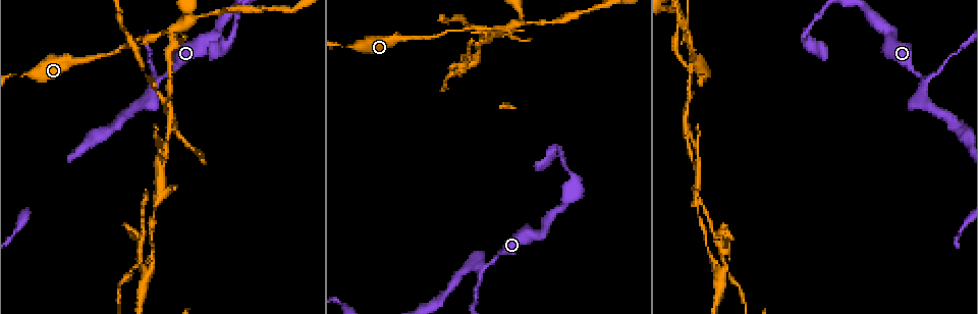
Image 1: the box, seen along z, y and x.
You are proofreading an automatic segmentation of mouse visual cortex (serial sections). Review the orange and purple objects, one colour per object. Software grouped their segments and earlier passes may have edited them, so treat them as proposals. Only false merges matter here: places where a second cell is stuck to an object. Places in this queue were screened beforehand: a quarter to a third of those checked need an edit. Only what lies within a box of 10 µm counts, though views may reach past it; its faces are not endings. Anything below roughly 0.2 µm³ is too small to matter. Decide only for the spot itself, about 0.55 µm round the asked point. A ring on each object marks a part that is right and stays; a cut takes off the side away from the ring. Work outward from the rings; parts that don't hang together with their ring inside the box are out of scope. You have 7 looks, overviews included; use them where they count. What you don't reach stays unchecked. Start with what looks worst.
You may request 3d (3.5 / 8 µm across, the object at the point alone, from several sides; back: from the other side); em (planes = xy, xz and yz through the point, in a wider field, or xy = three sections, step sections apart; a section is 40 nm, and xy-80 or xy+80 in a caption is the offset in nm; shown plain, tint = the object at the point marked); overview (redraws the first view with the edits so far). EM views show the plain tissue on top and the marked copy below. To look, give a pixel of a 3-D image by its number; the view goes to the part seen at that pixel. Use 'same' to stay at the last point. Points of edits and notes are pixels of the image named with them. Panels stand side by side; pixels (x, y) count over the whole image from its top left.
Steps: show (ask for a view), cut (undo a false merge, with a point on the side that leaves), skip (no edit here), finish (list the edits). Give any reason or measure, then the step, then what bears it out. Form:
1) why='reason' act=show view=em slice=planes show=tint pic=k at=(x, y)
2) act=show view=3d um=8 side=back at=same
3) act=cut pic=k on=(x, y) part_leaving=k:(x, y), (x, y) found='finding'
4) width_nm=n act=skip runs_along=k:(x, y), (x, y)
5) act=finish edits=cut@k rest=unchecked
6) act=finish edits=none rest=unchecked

why='three-way junction' act=show view=3d um=3.5 pic=1 at=(161, 77)

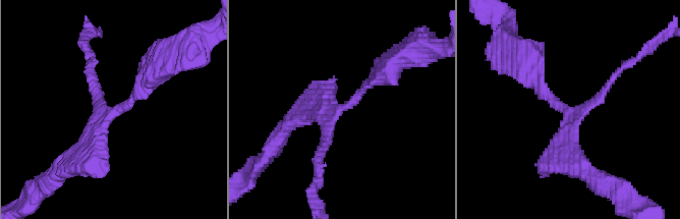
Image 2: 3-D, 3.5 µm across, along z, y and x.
arms=3 arm_widths_nm=150,200,250 act=show view=em slice=xy step=3 show=tint pic=2 at=(341, 106)

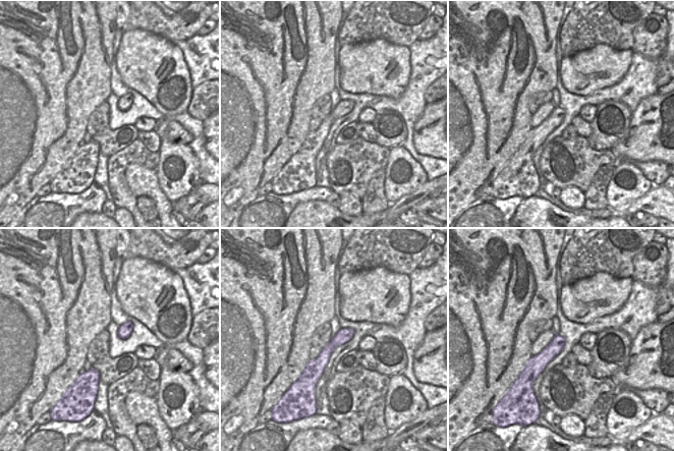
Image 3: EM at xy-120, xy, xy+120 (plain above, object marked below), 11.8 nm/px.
why='another direction' act=show view=em slice=xy step=1 show=tint at=same

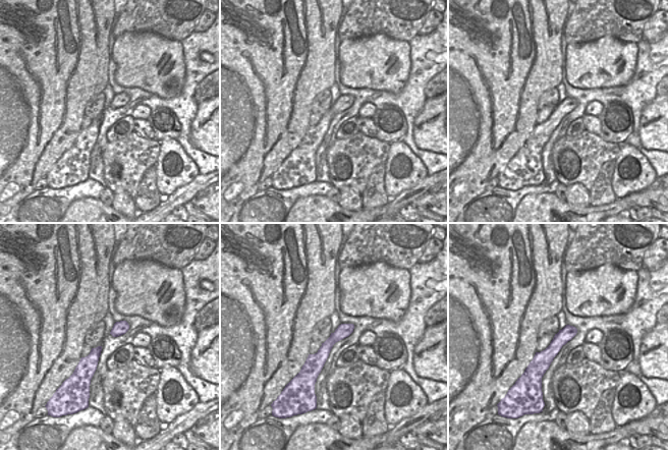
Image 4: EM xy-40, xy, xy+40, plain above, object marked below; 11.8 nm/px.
act=skip found='all the same cell'

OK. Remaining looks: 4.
why='narrows sharply' act=show view=3d um=8 pic=1 at=(89, 61)

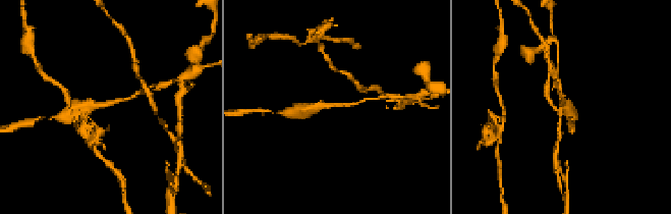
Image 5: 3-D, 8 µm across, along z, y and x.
arm_widths_nm=150,300 act=show view=em slice=planes show=tint at=same

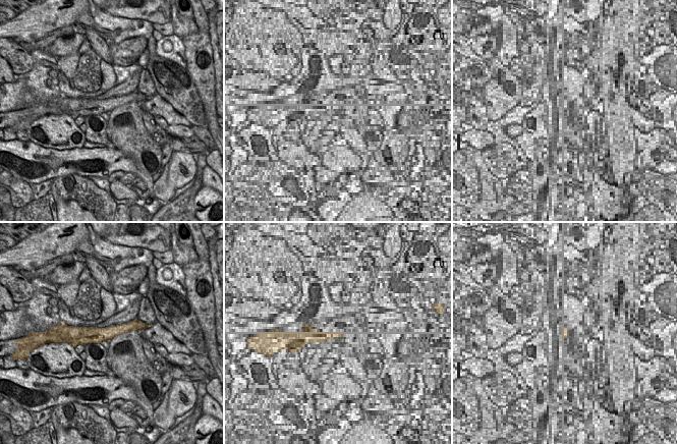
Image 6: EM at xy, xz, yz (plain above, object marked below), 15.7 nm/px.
act=skip found='one cell here'

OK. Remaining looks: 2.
act=show view=3d um=8 pic=1 at=(494, 28)

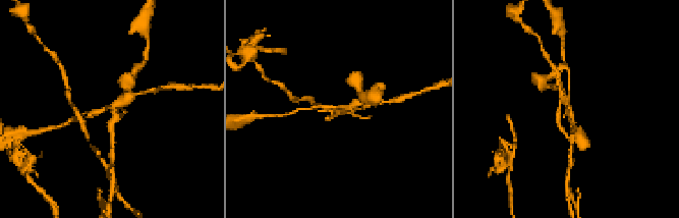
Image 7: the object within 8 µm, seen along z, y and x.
why='need the tissue' act=show view=em slice=xy step=1 show=tint at=same

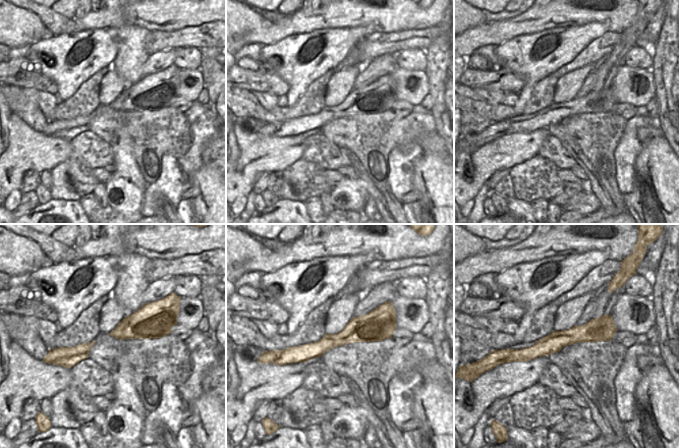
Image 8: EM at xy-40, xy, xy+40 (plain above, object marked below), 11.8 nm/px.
act=cut pic=7 on=(111, 127) part_leaving=7:(113, 109), (112, 151) found='a second cell is stuck on'

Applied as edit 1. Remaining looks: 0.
act=finish edits=cut@7 rest=unchecked

